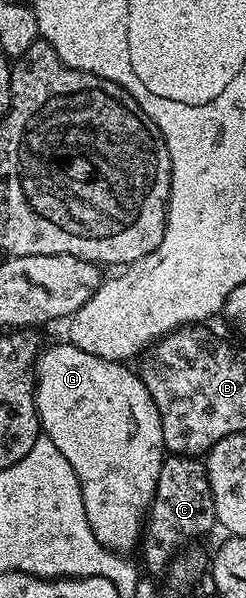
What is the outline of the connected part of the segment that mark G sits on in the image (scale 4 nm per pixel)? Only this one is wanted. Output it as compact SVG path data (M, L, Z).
M69 342L62 343L55 344L52 348L44 347L40 351L39 359L35 362L35 409L39 415L39 427L42 435L50 438L53 446L57 446L57 450L61 450L61 454L65 454L69 466L73 466L73 474L77 474L77 482L81 486L81 494L85 502L85 518L89 518L89 526L93 530L97 542L101 542L106 548L114 552L131 554L134 548L136 551L140 547L147 509L151 507L151 498L157 490L158 475L161 474L165 459L161 414L138 371L130 372L126 363L97 358L93 354L85 354L85 350L81 350Z

